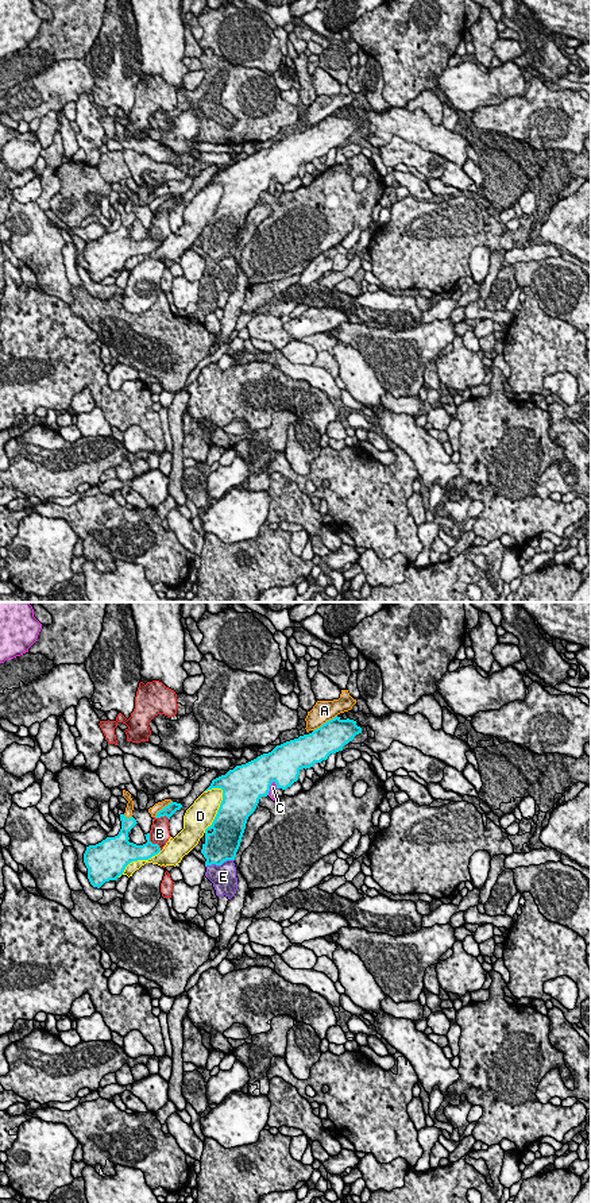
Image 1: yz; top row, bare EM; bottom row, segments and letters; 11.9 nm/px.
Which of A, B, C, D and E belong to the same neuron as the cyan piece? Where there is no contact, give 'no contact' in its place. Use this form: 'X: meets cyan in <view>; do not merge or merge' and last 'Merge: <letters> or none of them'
A: meets cyan in yz; do not merge
B: meets cyan in yz; do not merge
C: meets cyan in yz; do not merge
D: meets cyan in yz; do not merge
E: meets cyan in yz; do not merge
Merge: none of them

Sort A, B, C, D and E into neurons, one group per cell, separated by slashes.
A / B / C / D / E

